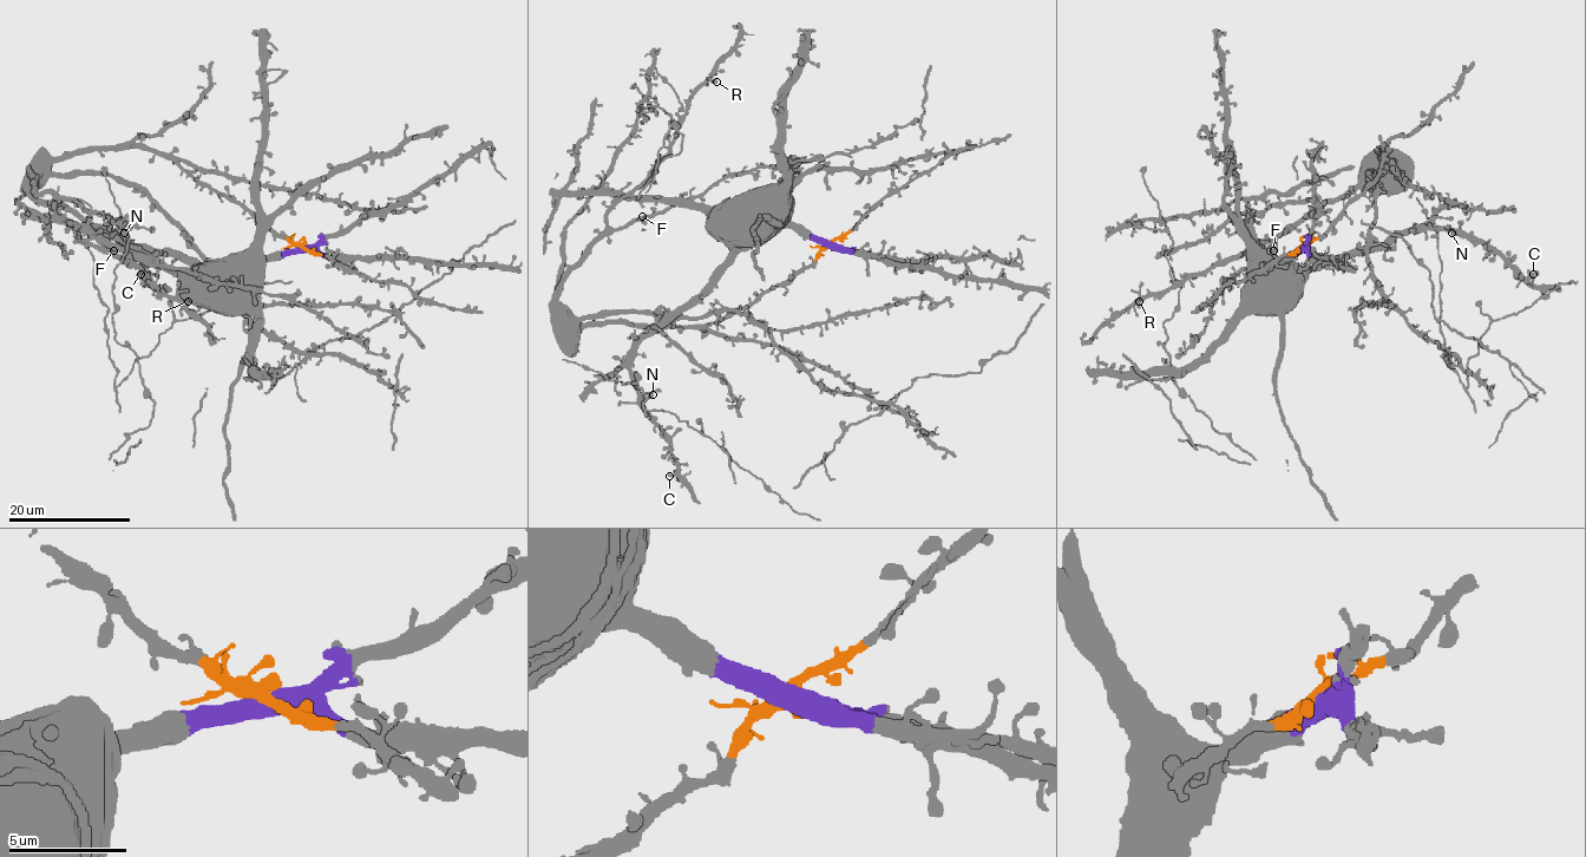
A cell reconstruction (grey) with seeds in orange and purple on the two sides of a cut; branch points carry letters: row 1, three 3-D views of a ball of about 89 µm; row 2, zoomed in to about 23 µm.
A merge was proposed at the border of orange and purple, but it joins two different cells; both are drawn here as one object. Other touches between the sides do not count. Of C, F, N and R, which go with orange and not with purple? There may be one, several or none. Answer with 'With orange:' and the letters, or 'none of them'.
With orange: F, R

